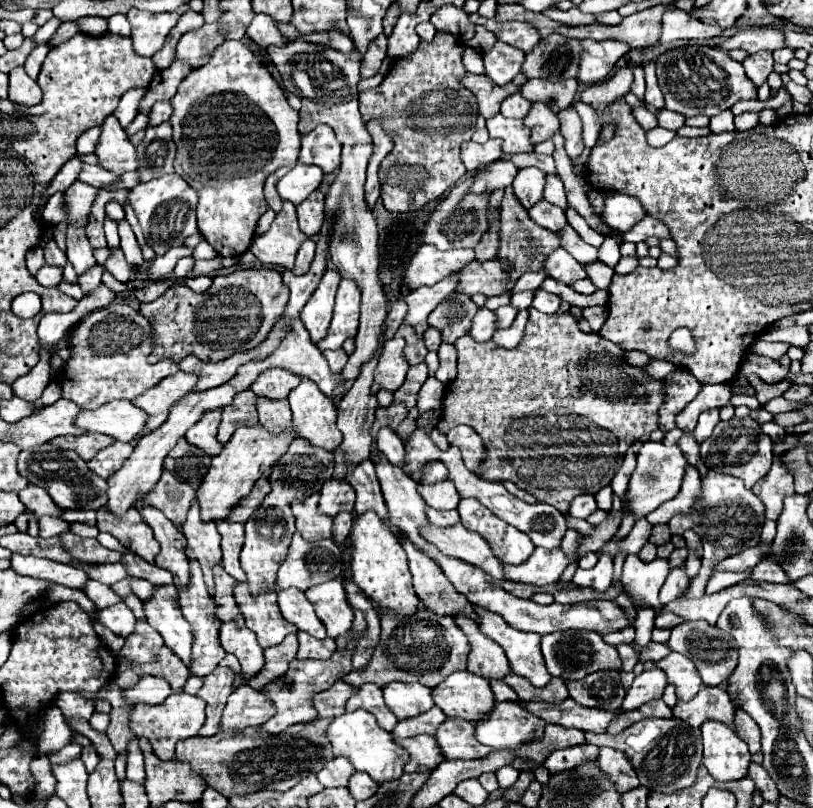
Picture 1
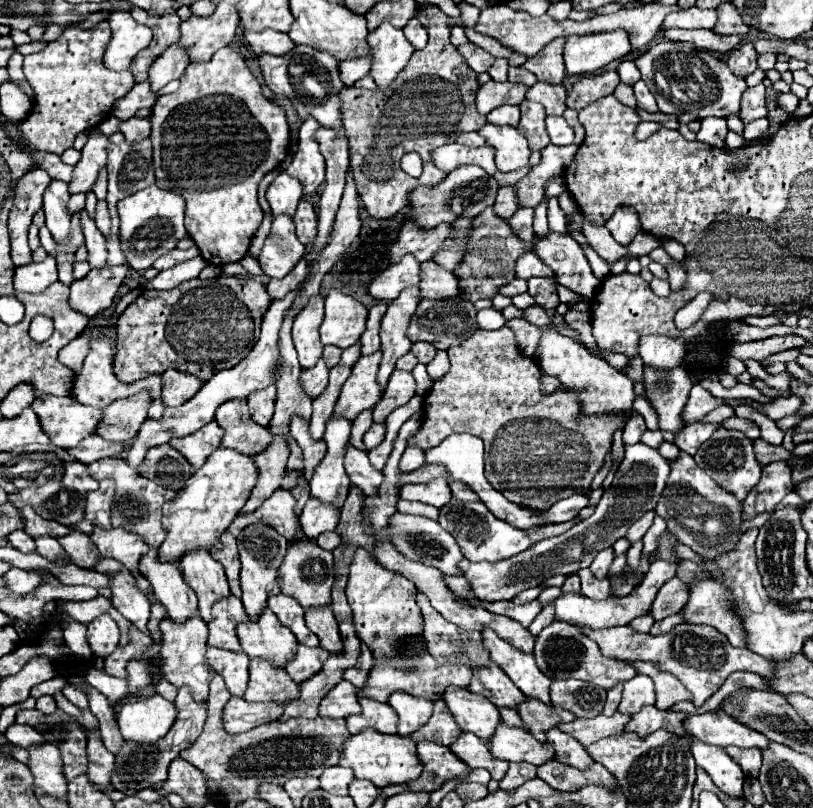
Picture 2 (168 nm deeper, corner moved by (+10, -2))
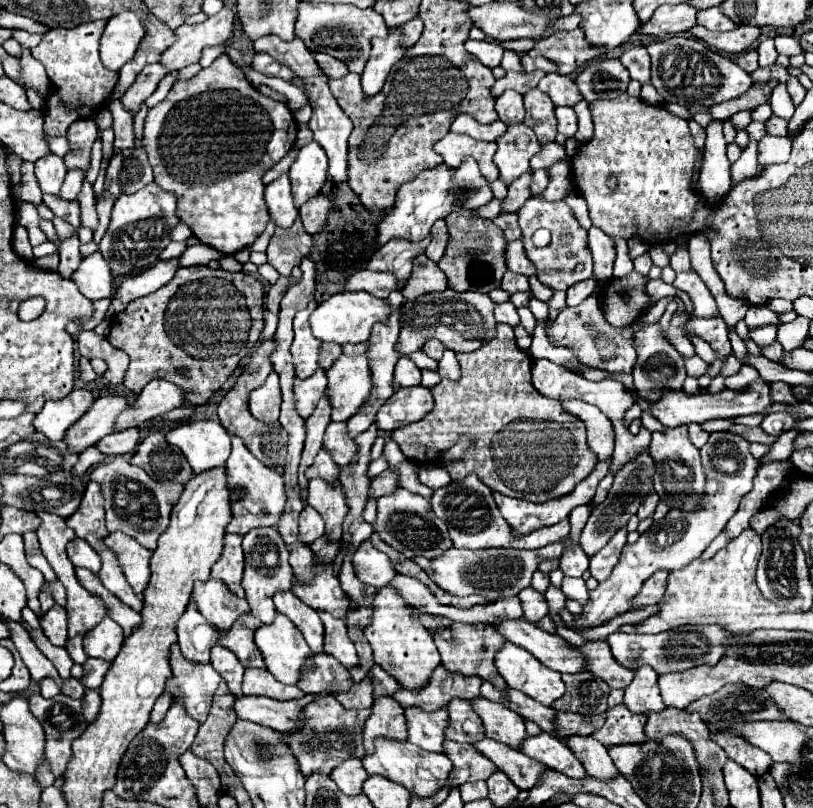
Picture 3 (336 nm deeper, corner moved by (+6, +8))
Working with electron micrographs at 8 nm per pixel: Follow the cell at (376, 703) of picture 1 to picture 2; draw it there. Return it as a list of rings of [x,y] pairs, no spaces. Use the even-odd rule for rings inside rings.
[[[360,698],[362,712],[346,718],[348,732],[360,732],[360,728],[374,728],[382,734],[396,734],[396,712],[390,704],[382,704],[374,698]]]

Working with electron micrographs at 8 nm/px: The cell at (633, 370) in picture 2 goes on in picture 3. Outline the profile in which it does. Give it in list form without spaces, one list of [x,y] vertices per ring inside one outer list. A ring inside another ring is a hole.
[[[598,280],[598,288],[576,308],[564,308],[560,310],[558,318],[548,326],[548,340],[554,346],[562,346],[574,352],[580,364],[608,370],[608,372],[622,372],[630,374],[632,366],[636,362],[636,350],[632,346],[632,330],[630,328],[612,328],[604,320],[602,312],[602,288],[606,286],[606,280]]]

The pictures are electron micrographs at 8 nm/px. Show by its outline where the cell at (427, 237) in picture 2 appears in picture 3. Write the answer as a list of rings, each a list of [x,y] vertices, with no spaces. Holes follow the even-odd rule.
[[[430,236],[422,242],[404,242],[404,240],[392,240],[384,244],[368,262],[368,270],[374,272],[390,272],[396,276],[398,282],[406,282],[410,278],[412,260],[418,254],[424,254],[426,246],[430,242]]]

